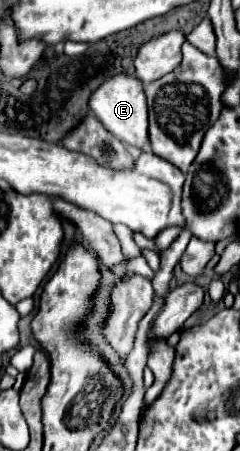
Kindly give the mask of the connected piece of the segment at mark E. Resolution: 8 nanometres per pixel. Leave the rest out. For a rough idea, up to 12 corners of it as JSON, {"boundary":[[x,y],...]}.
{"boundary":[[108,77],[88,101],[122,143],[142,149],[148,111],[142,81]]}

